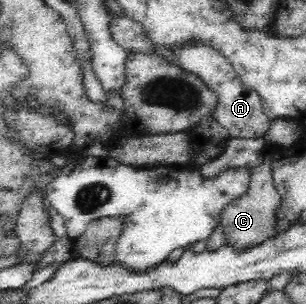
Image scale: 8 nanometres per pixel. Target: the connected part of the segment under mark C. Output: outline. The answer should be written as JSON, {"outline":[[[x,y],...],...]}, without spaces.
{"outline":[[[265,137],[250,140],[232,138],[228,148],[218,159],[200,166],[202,175],[208,177],[216,177],[220,171],[224,171],[228,167],[244,167],[250,170],[251,177],[248,191],[240,199],[226,205],[221,213],[222,217],[220,217],[225,245],[235,249],[238,253],[246,251],[246,249],[252,249],[256,245],[262,245],[264,241],[271,240],[279,233],[278,225],[276,225],[278,223],[276,209],[278,209],[281,197],[272,179],[272,162],[274,161],[272,148],[275,145],[269,144],[270,142]]]}

